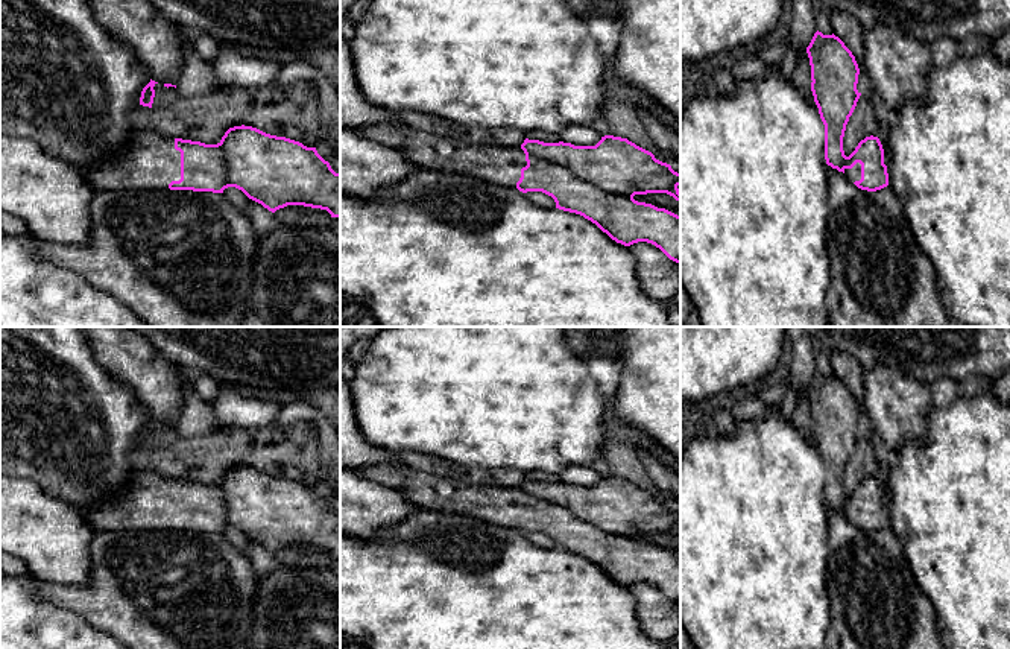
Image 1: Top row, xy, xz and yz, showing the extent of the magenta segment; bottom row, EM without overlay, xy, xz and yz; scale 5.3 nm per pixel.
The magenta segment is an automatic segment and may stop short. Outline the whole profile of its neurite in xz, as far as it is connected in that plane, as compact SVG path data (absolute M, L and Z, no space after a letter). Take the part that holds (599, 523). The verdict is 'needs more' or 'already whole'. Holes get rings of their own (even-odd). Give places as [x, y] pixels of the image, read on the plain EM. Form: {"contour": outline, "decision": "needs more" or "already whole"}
{"contour": "M401 457L396 462L377 464L354 470L354 473L398 491L422 509L475 517L522 533L542 532L554 540L556 549L583 556L617 584L630 587L647 582L659 588L670 600L680 603L680 556L633 540L635 535L667 533L680 541L677 529L680 514L627 479L604 476L595 486L526 479L519 489L509 489L495 485L447 483L440 477L406 465Z", "decision": "needs more"}

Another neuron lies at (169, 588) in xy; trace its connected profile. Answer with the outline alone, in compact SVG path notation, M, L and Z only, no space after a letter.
M138 530L138 532L96 532L90 541L90 581L82 585L58 585L38 581L39 593L58 606L67 608L102 632L109 634L129 649L254 649L251 641L252 605L260 576L248 555L235 549L223 533L193 530Z

